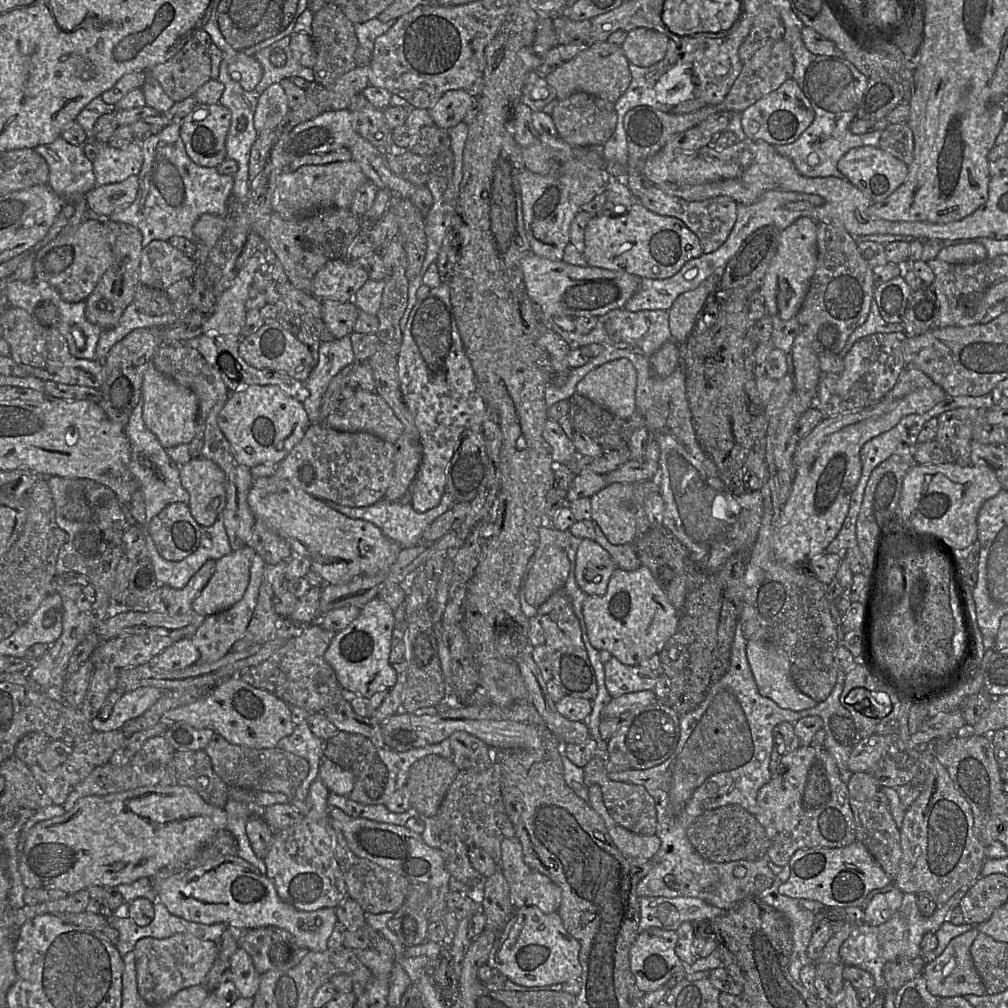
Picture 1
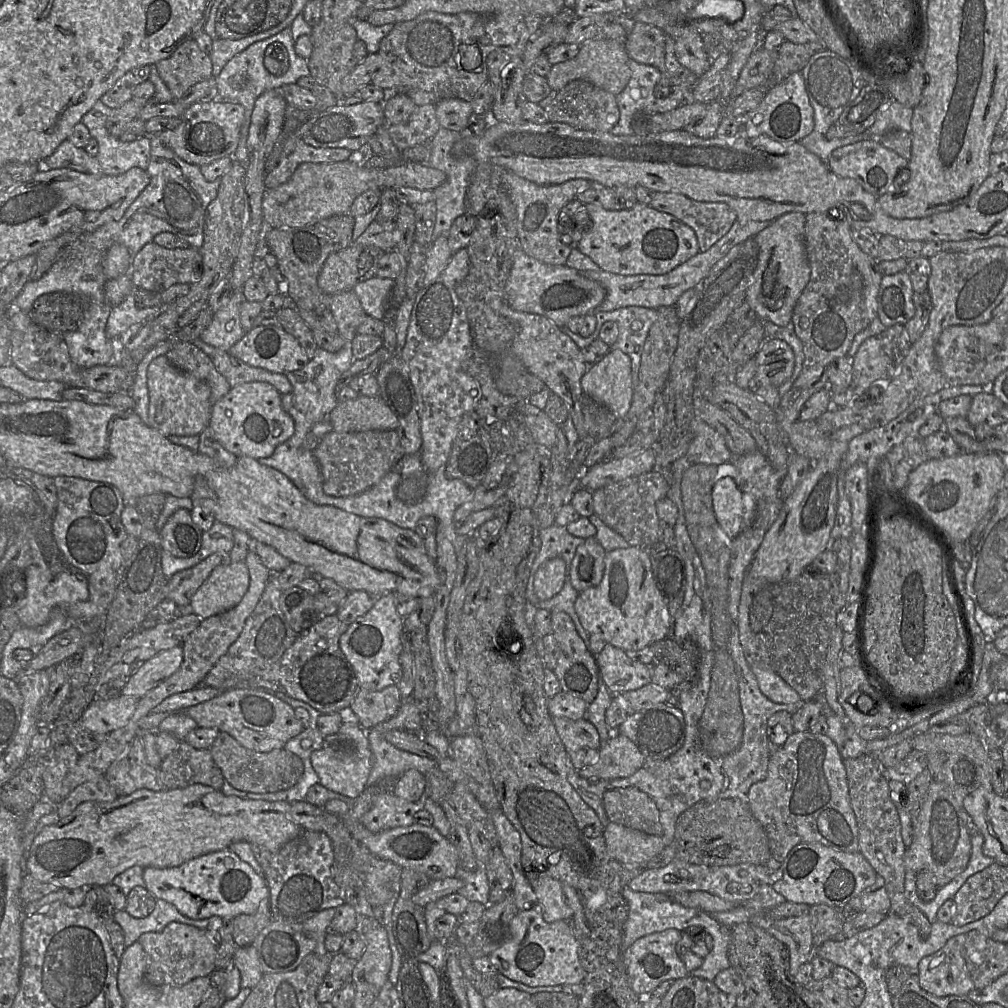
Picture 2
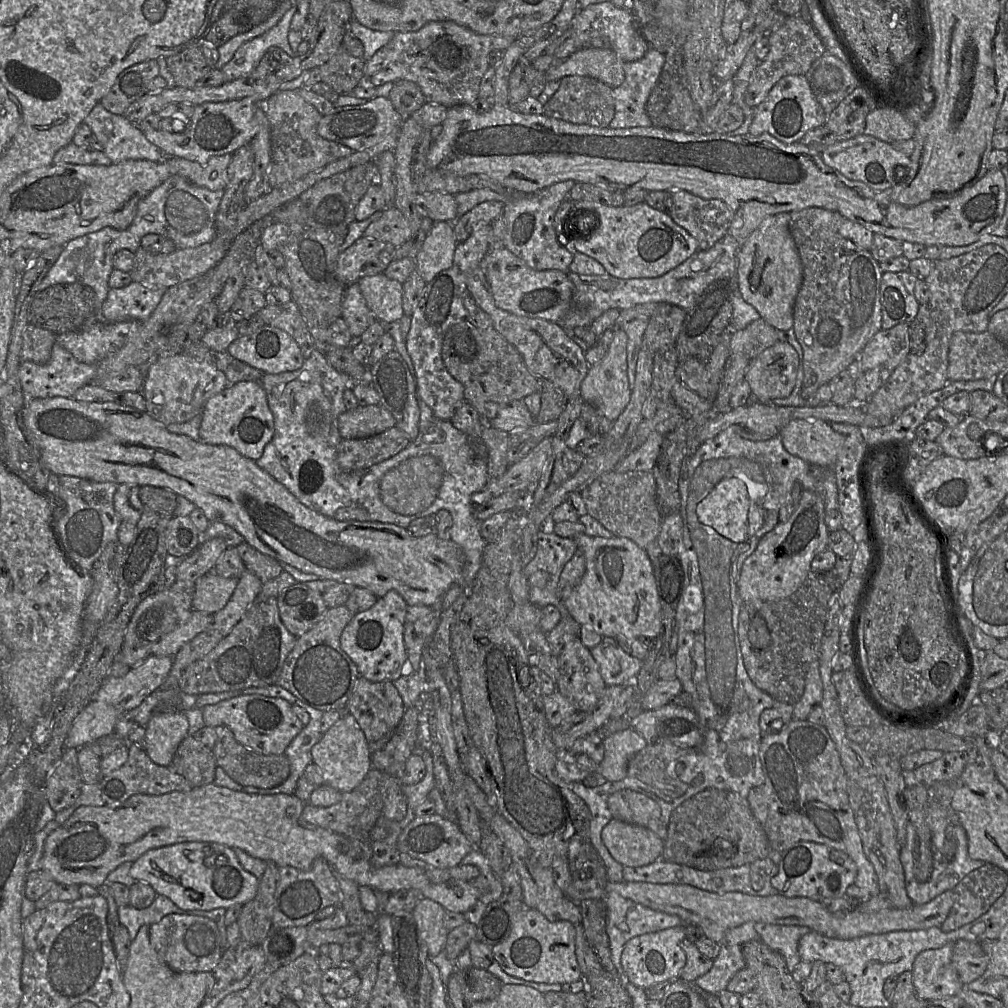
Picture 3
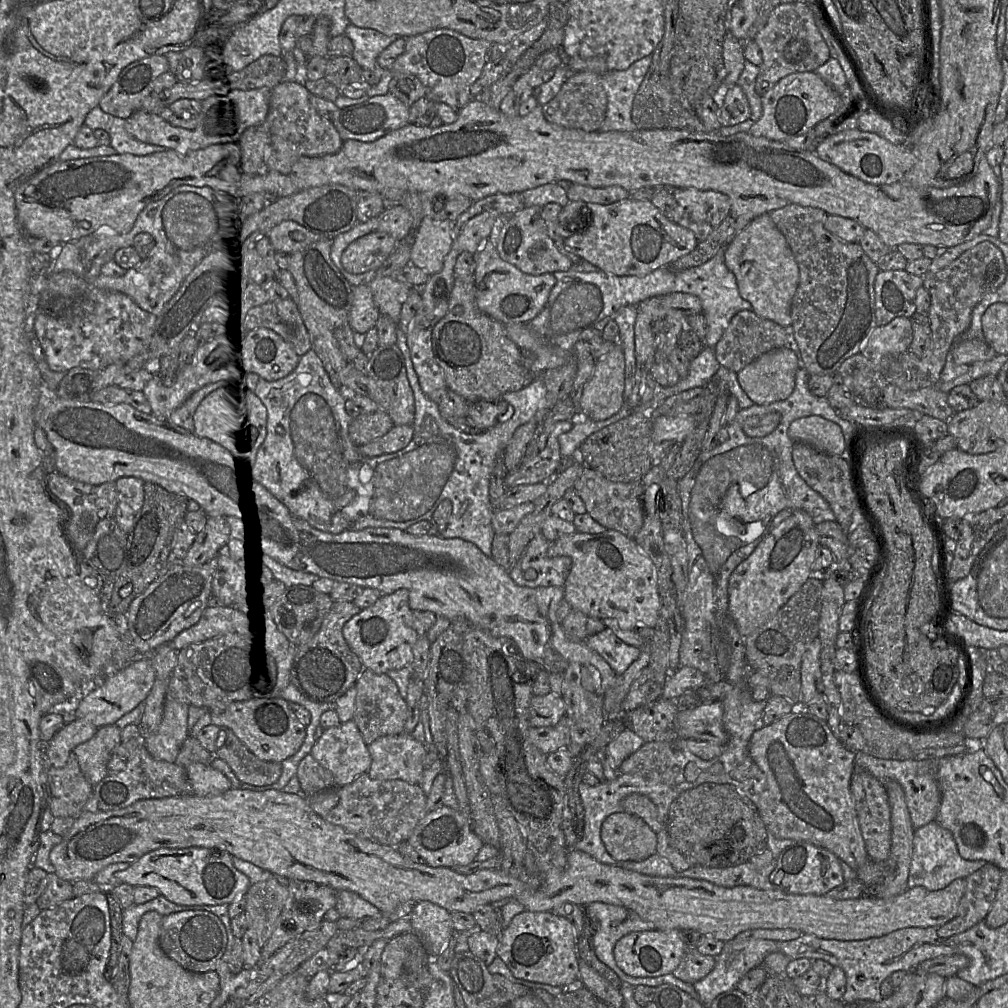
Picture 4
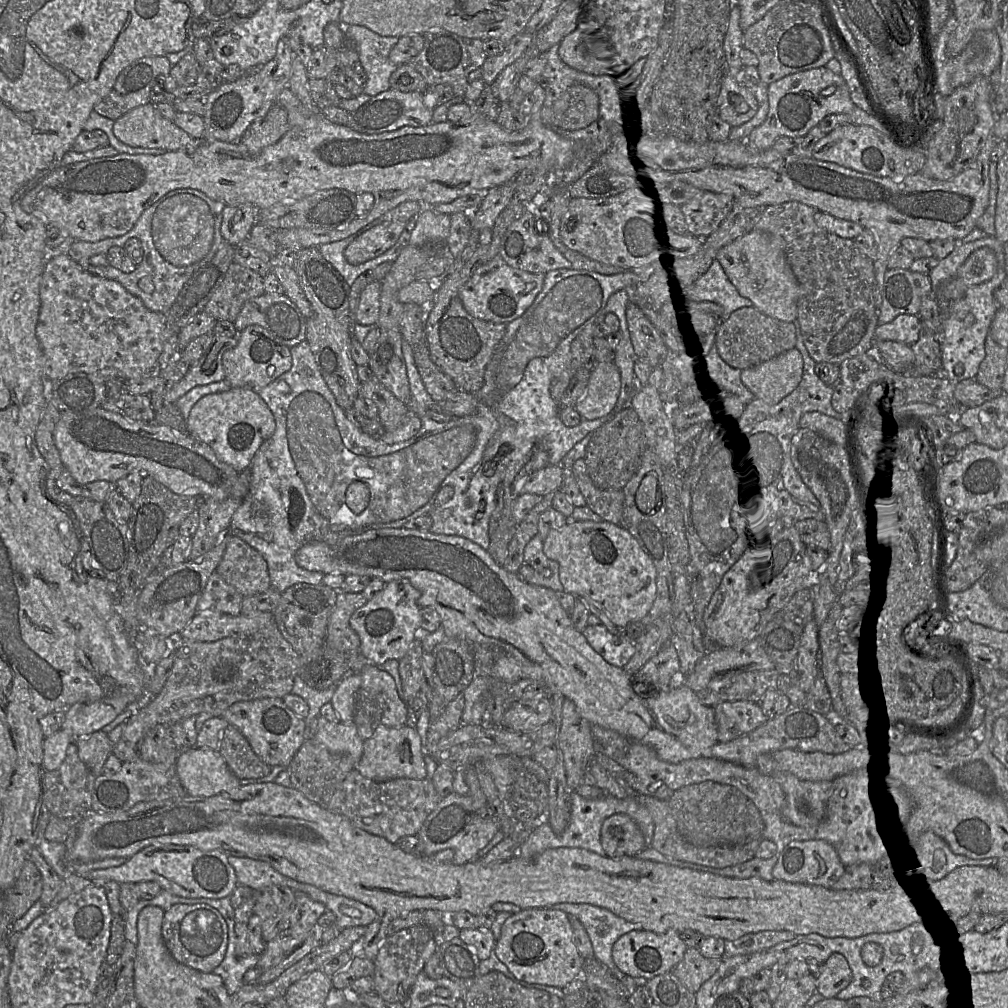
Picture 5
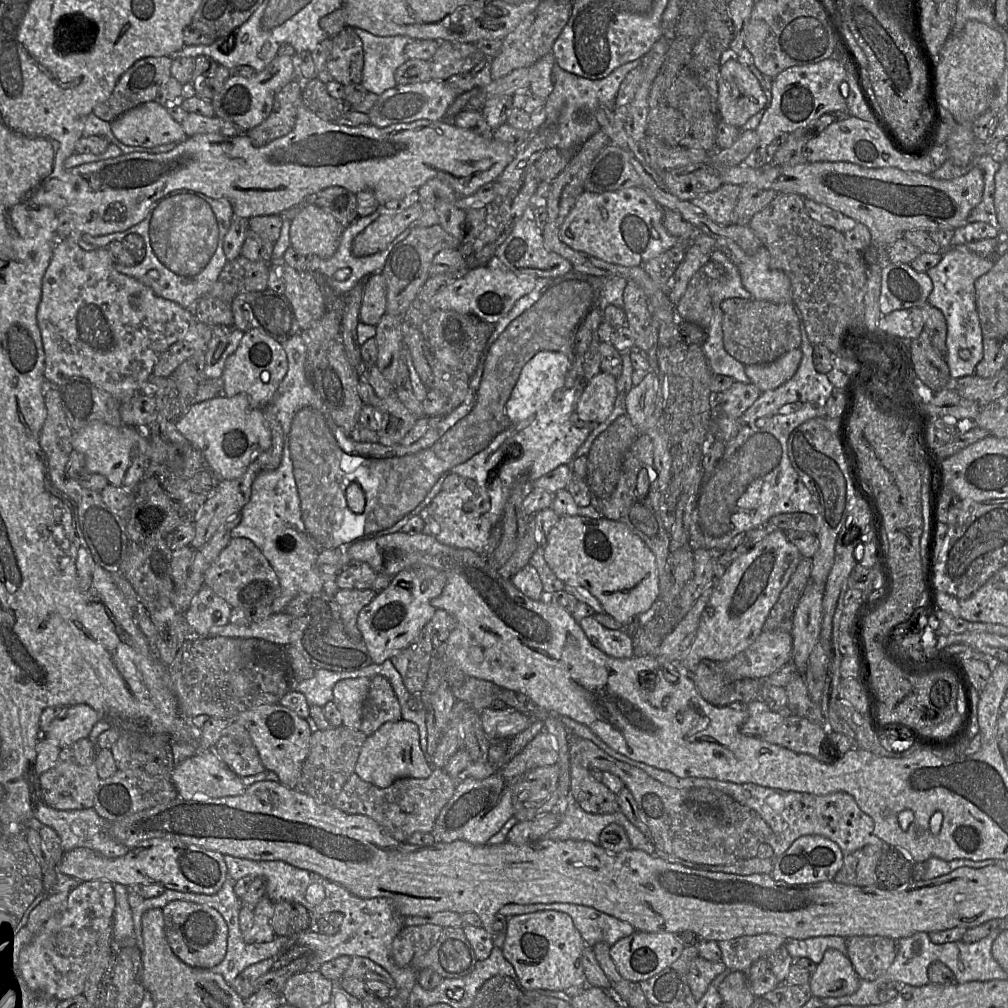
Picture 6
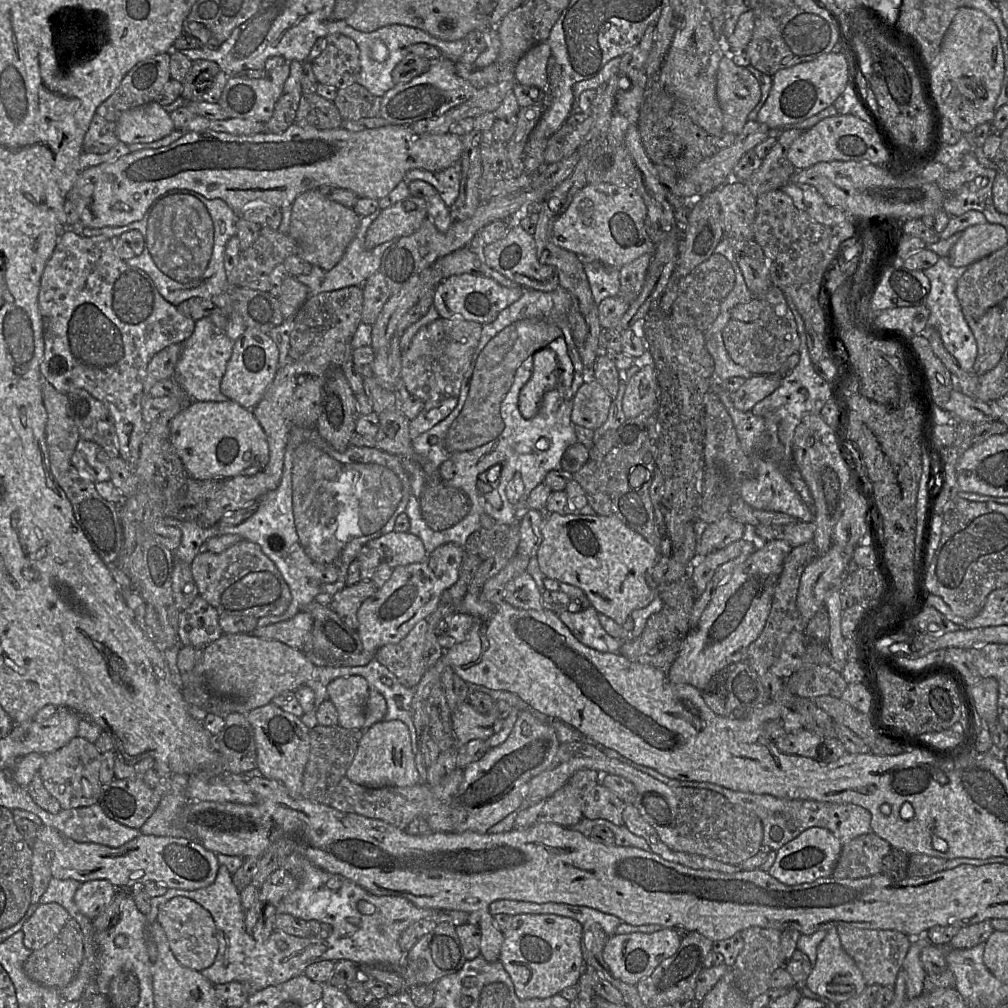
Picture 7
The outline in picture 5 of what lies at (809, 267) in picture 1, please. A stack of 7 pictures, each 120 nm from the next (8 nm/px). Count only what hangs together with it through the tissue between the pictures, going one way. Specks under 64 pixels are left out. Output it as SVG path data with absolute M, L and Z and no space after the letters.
M753 229L721 247L716 258L739 293L750 299L755 308L782 321L796 320L799 284L786 259L780 238Z

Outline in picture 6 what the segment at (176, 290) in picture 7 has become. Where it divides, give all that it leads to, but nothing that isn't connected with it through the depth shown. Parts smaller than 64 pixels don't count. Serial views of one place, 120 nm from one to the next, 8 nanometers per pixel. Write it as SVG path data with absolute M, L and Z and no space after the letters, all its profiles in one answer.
M176 190L155 202L150 207L145 219L127 230L101 236L90 234L81 234L81 236L90 244L106 248L110 242L122 241L128 234L139 234L145 244L144 259L133 266L115 263L115 269L147 285L157 296L174 301L194 312L197 300L212 289L227 263L228 259L223 250L223 244L233 218L232 206L225 199L213 199L196 191Z

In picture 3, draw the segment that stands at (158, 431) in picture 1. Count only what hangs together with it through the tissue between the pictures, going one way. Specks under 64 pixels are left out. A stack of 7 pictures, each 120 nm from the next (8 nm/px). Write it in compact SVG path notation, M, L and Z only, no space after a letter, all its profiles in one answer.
M175 354L157 357L149 364L141 391L147 403L145 411L167 426L172 423L187 422L202 414L206 401L228 384L224 372L216 367L213 355L212 361L199 361L187 354Z

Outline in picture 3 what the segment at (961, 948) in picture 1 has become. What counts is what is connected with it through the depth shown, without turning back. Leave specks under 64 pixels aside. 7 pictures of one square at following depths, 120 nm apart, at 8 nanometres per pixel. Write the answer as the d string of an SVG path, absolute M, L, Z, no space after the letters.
M955 942L939 949L925 950L914 960L912 975L916 995L925 1000L957 995L964 984L952 964Z

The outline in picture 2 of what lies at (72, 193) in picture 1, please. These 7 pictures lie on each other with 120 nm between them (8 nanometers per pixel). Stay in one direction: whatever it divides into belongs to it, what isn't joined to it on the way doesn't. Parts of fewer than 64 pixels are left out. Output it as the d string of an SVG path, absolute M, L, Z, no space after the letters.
M69 139L63 141L49 157L42 160L42 167L69 168L82 173L102 174L97 158L89 155L84 148L73 145Z

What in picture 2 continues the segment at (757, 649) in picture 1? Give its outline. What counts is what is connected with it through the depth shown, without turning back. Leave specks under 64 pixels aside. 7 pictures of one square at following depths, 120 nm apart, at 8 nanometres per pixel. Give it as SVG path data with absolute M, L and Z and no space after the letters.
M751 665L760 691L769 700L779 704L796 704L802 701L798 693L778 674L762 665Z

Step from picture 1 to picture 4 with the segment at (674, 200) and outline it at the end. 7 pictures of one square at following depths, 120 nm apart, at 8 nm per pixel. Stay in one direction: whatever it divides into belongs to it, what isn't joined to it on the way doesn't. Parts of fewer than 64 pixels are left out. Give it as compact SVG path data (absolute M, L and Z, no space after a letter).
M676 188L672 194L676 200L673 222L692 231L702 242L730 214L730 199L727 195L713 190Z

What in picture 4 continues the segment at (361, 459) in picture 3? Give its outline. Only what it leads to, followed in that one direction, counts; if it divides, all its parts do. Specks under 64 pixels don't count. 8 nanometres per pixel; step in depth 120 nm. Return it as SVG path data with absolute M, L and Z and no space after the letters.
M396 425L383 436L366 444L358 446L364 456L380 456L402 450L412 440L414 429L412 425Z

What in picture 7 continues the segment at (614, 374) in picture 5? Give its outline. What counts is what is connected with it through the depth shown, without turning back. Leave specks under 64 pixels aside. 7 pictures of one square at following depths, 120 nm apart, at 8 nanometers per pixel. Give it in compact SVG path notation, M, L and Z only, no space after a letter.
M588 375L575 392L571 421L574 425L596 430L606 421L611 403L612 398L605 388Z

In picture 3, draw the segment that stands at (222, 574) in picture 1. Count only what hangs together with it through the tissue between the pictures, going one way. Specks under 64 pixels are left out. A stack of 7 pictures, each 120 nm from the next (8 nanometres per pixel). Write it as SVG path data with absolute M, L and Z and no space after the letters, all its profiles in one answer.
M214 571L200 577L194 587L193 610L217 613L227 604L238 582L239 578L224 578Z

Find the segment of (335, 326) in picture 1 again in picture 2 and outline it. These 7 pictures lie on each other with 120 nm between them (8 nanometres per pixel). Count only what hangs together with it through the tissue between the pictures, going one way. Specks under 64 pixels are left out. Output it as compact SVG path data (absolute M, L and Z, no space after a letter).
M347 290L331 296L330 311L337 324L337 332L346 340L352 341L359 325L367 314L354 290Z

